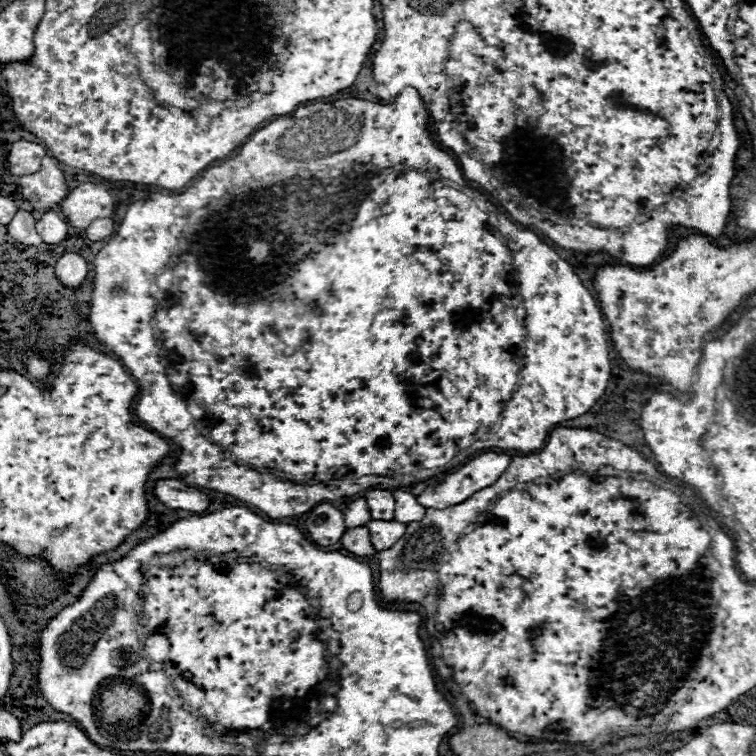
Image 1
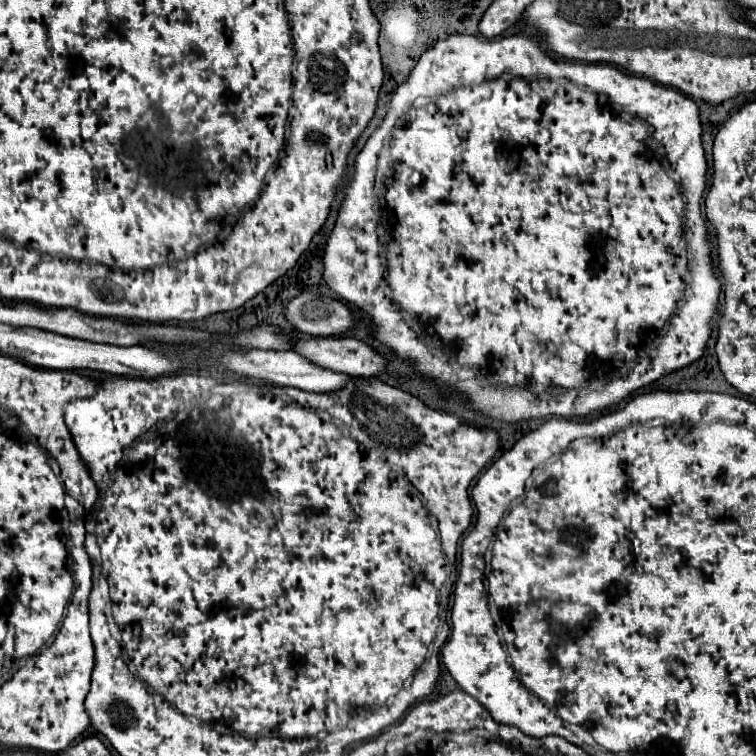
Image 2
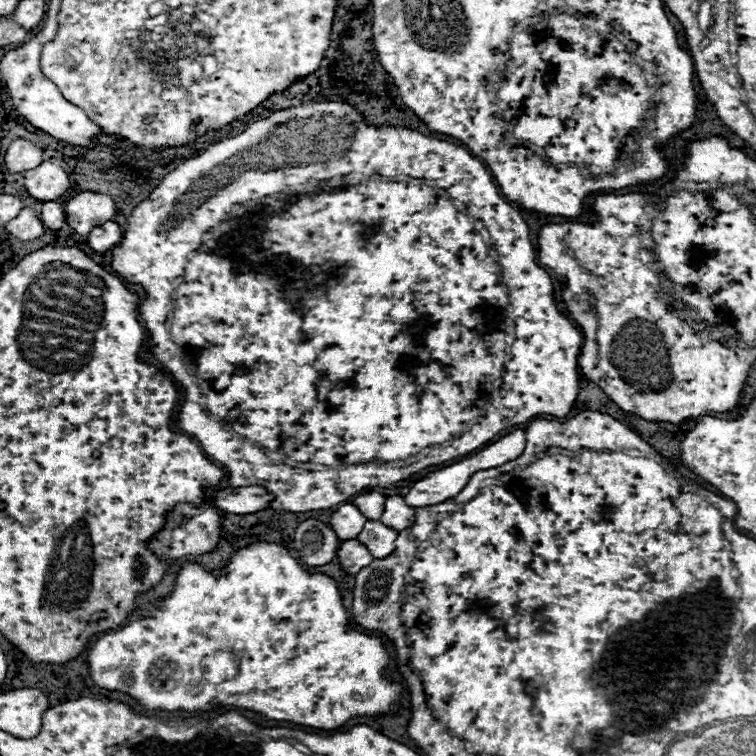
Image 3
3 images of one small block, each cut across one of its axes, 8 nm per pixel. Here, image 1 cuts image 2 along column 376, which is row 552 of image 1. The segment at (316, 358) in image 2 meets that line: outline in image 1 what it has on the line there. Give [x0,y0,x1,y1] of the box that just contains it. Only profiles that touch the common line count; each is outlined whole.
[342,526,374,556]

